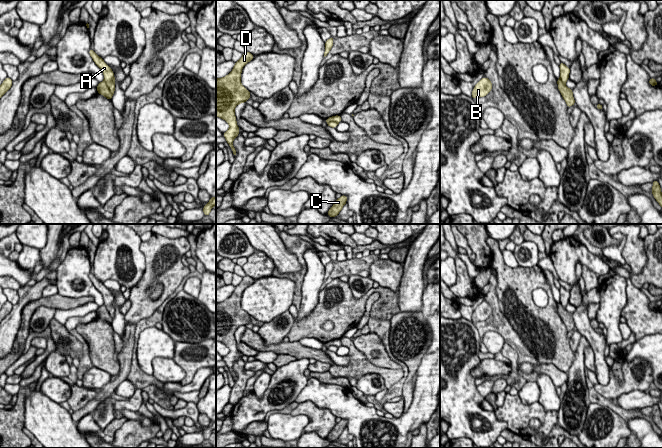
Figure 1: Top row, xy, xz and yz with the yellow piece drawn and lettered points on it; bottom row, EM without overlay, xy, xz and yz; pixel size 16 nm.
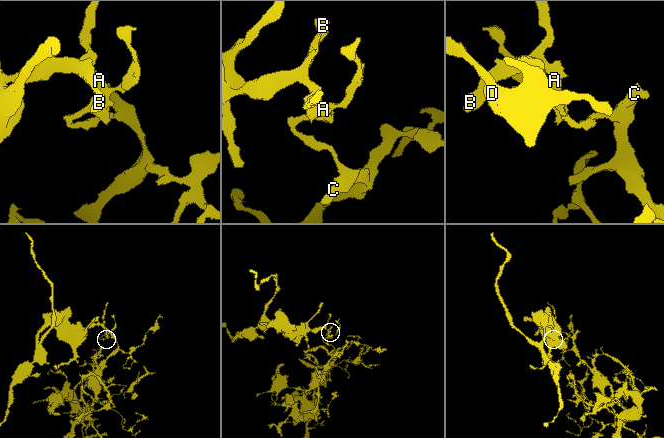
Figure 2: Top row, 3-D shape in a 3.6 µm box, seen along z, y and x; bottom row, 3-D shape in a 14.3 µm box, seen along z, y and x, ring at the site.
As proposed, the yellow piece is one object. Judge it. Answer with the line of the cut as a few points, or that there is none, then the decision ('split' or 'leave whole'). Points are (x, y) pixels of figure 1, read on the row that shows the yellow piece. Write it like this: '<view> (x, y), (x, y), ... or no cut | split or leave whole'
xy (104, 80), (112, 94) | split

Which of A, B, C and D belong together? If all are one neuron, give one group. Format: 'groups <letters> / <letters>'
groups A B D / C

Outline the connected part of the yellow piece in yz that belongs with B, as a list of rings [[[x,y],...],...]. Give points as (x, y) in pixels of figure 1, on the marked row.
[[[483,77],[475,85],[472,91],[472,98],[475,100],[478,97],[485,97],[492,90],[492,82],[490,79]]]

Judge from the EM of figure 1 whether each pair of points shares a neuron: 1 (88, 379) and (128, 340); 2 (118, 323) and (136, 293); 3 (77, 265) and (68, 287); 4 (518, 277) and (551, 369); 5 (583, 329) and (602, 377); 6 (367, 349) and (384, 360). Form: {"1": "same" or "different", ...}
{"1": "different", "2": "different", "3": "same", "4": "different", "5": "same", "6": "same"}

